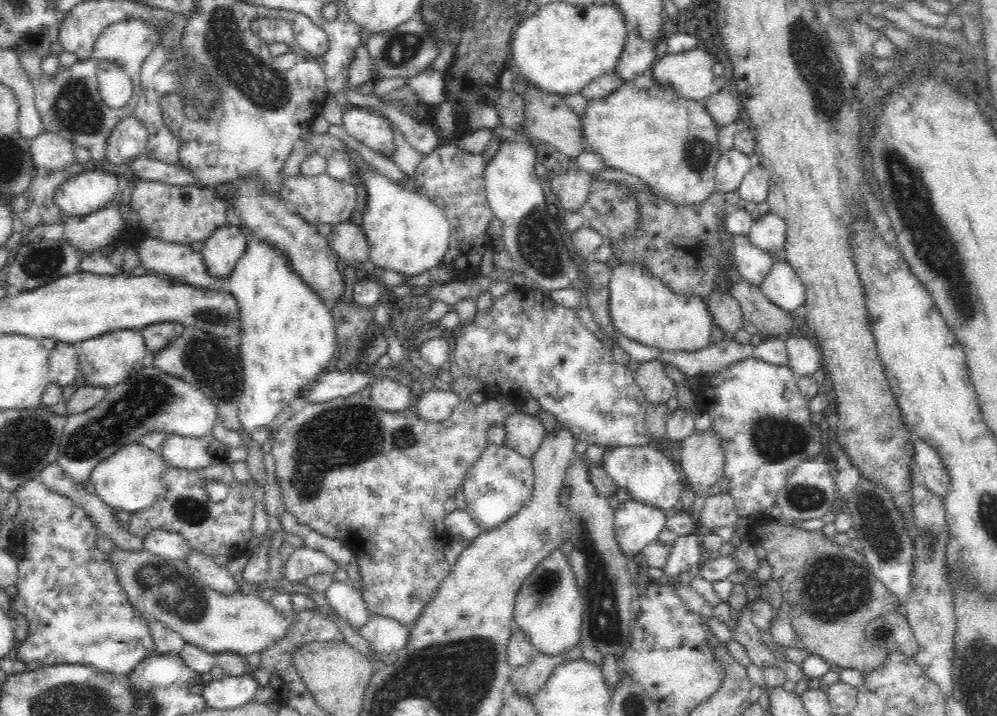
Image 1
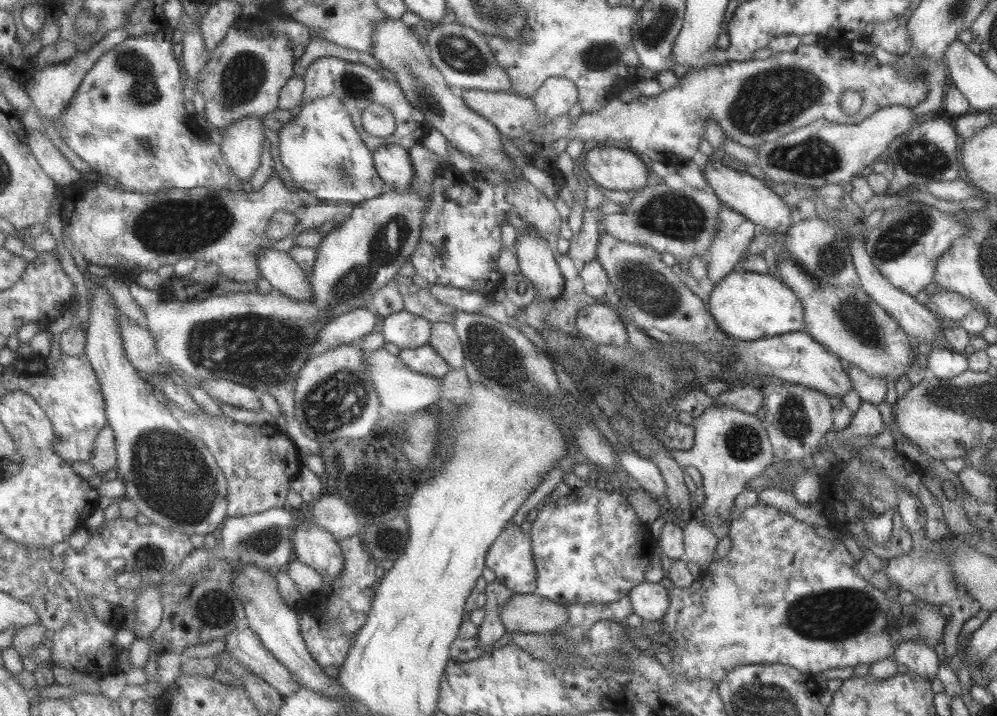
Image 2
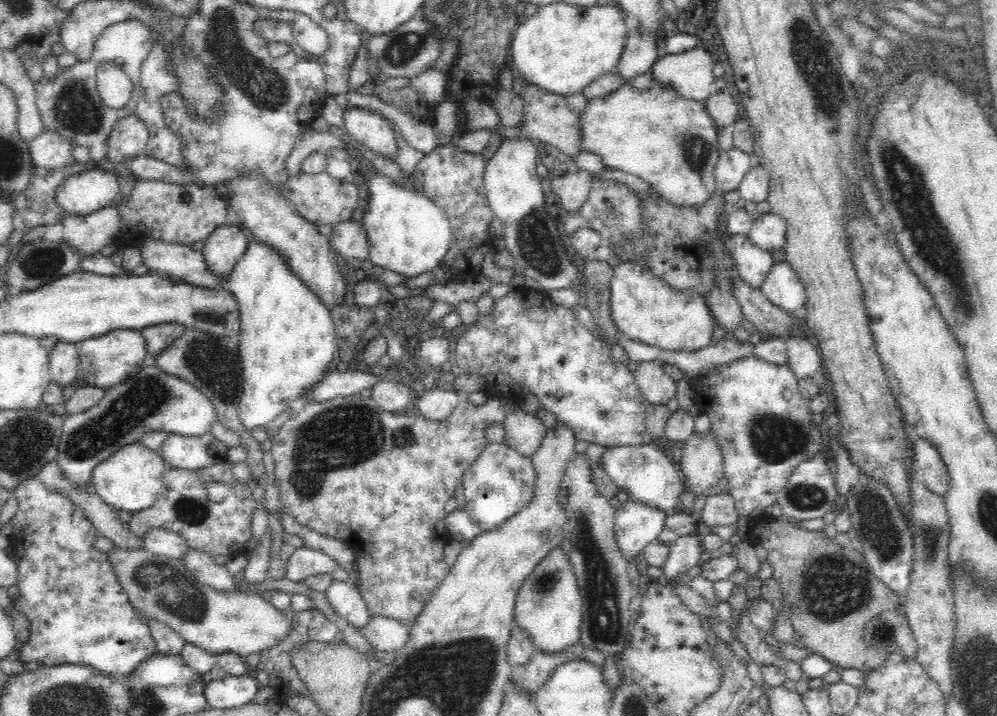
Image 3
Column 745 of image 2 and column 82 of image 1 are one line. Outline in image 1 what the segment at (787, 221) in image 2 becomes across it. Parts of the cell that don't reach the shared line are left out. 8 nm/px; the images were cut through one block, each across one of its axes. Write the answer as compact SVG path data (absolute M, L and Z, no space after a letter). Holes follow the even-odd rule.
M89 166L57 187L54 204L63 218L84 218L104 208L118 194L119 178L103 172L100 167Z

